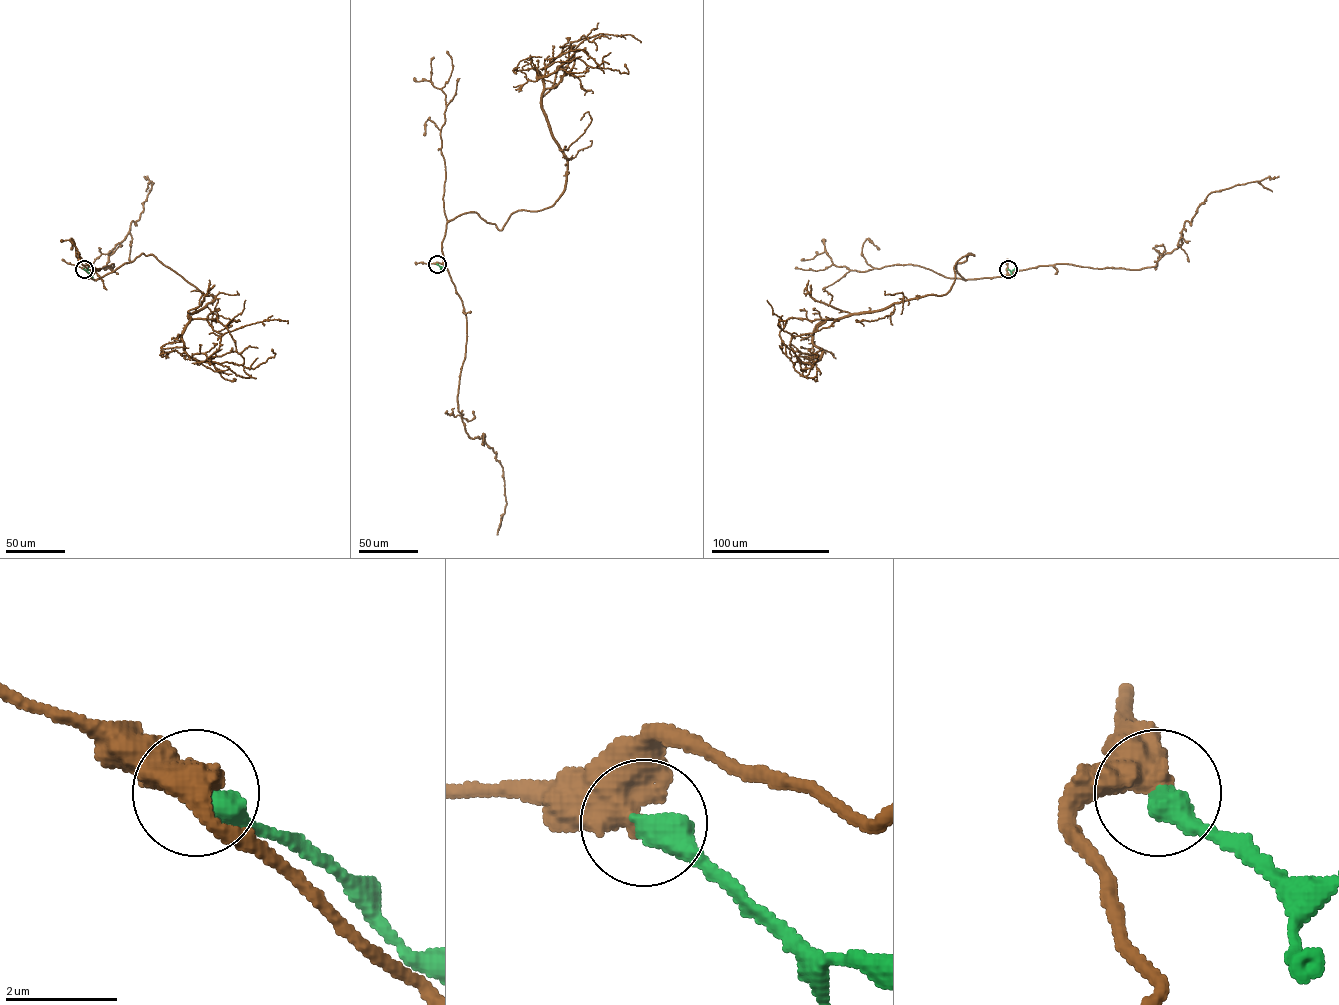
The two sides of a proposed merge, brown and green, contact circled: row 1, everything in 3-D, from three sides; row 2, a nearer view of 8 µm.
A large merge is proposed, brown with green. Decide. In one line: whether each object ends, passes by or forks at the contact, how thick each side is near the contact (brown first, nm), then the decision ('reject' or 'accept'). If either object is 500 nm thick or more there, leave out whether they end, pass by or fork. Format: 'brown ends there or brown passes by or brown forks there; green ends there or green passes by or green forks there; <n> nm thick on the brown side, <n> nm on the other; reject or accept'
600 nm thick on the brown side, 500 nm on the other; reject

